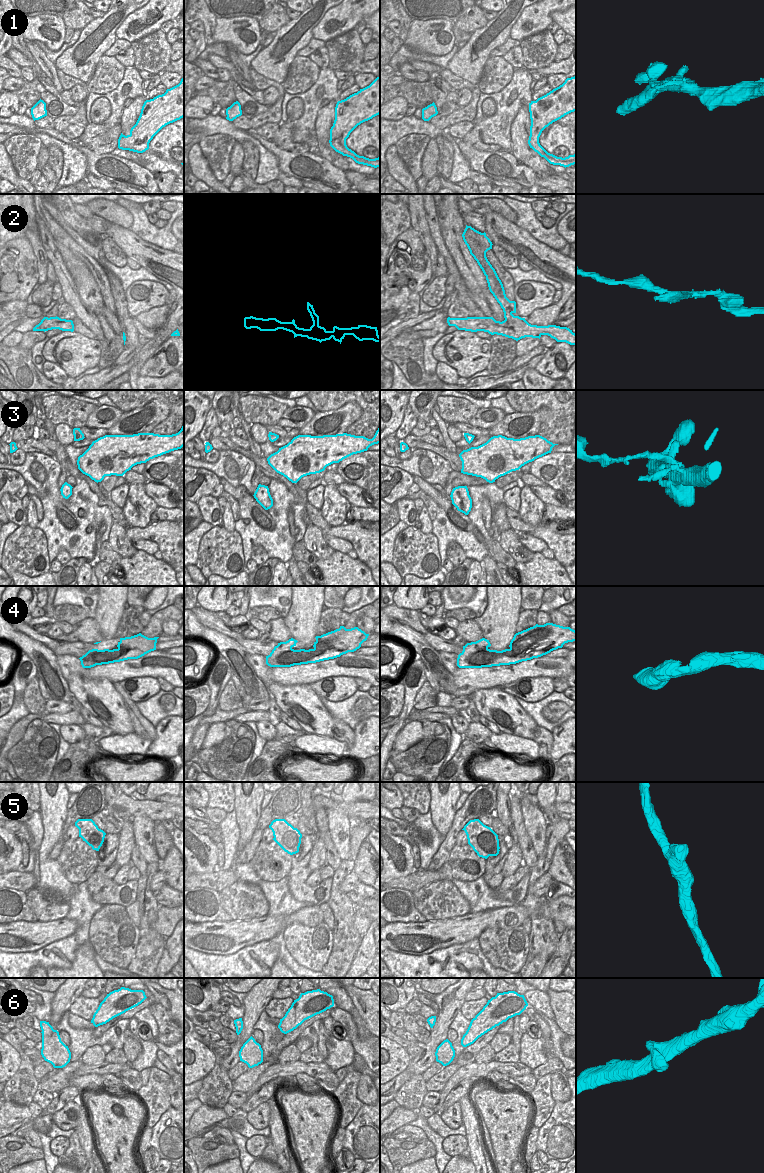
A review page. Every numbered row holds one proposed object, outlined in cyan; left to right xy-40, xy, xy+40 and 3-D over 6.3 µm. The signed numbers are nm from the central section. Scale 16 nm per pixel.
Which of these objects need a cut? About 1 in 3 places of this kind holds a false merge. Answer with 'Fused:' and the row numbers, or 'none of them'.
Fused: none of them

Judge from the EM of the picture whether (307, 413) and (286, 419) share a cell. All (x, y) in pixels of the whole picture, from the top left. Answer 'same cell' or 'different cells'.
same cell

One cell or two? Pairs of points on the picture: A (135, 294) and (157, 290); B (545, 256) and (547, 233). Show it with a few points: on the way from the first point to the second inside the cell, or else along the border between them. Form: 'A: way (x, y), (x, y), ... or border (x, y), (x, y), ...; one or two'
A: way (140, 294), (152, 294); one
B: border (525, 230), (536, 239), (558, 251); two

